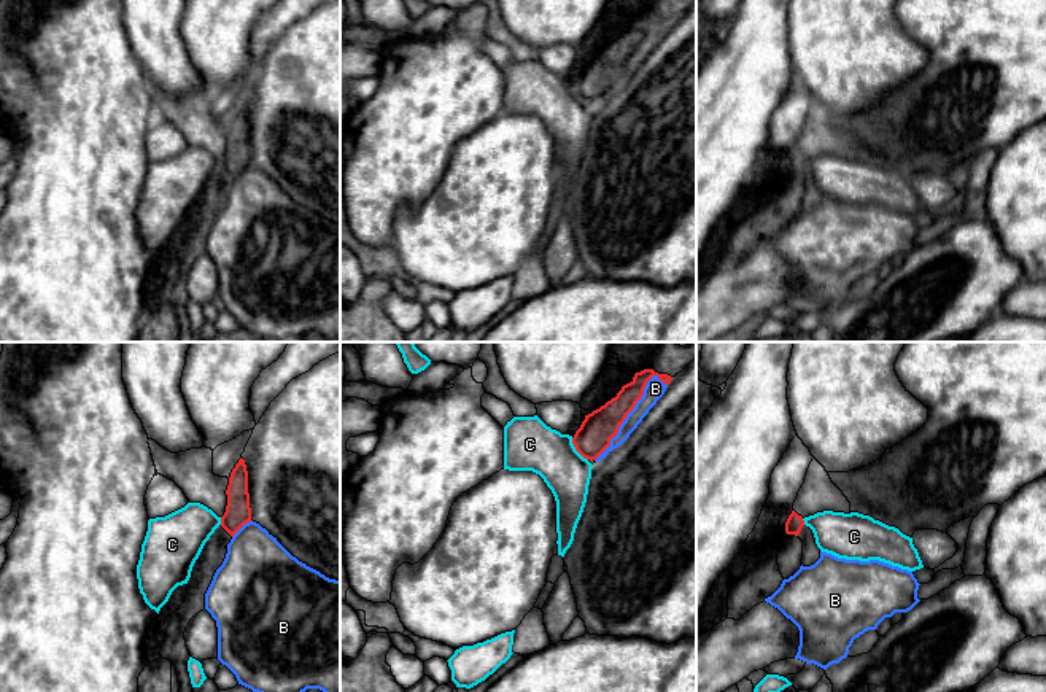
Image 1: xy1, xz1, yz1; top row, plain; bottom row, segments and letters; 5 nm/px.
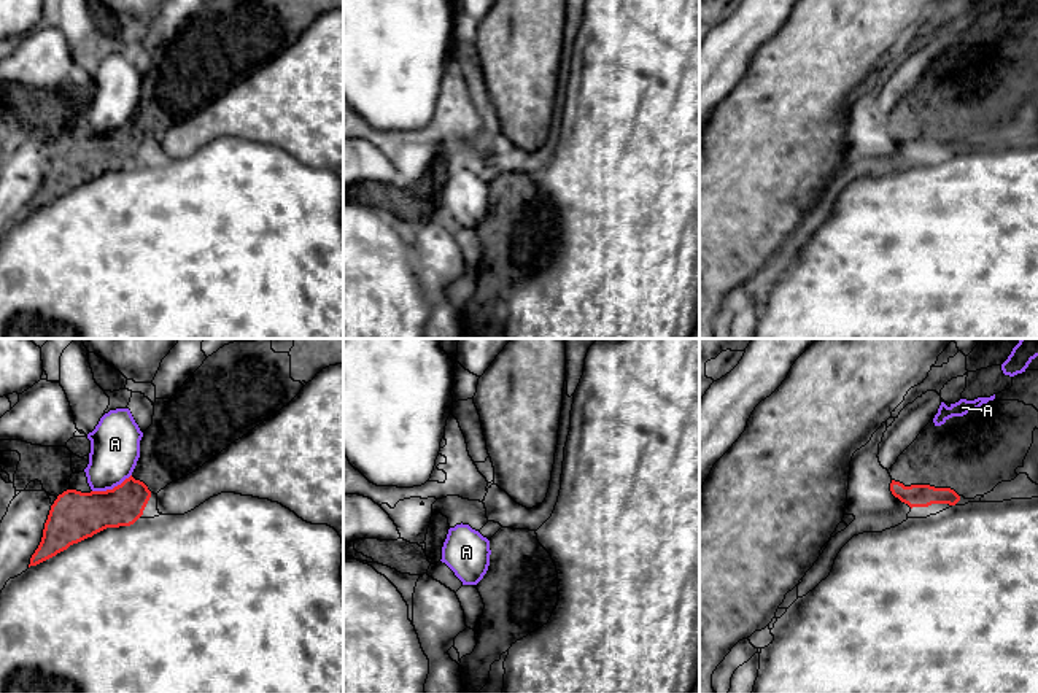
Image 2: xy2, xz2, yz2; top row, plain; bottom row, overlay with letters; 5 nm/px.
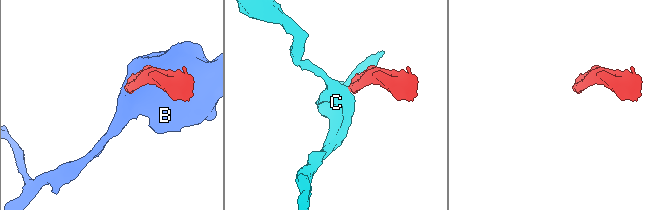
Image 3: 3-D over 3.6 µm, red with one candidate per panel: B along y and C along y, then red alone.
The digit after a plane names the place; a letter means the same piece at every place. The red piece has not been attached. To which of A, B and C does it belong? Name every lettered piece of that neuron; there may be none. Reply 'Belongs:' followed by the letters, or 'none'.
Belongs: none

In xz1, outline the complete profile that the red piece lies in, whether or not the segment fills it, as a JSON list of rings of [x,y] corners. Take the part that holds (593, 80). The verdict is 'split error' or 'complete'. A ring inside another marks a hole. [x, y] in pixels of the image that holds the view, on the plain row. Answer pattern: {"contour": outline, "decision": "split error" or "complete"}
{"contour": [[[653,13],[636,16],[633,24],[623,29],[615,41],[585,59],[572,81],[575,94],[583,102],[596,103],[610,89],[610,83],[617,80],[620,68],[642,41],[644,32],[653,19],[666,29],[672,24],[671,19],[658,17]]], "decision": "complete"}

